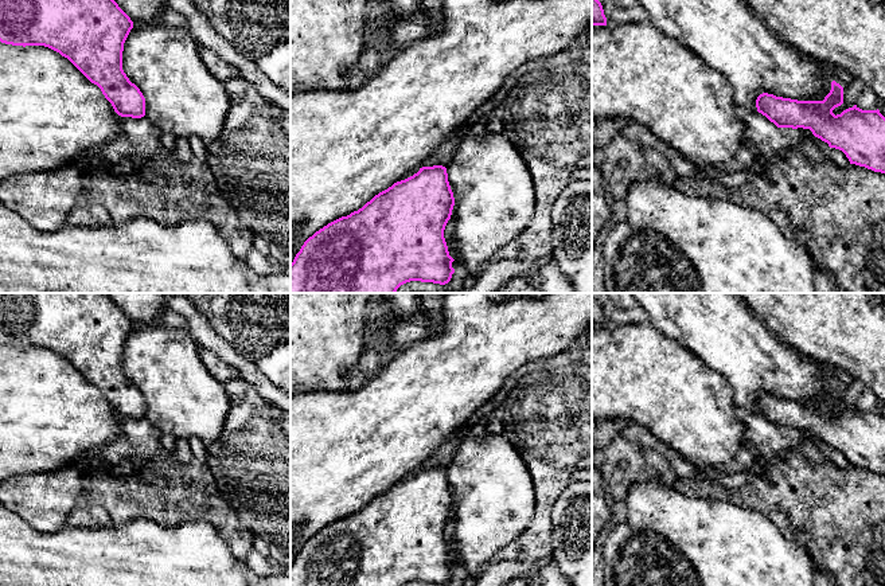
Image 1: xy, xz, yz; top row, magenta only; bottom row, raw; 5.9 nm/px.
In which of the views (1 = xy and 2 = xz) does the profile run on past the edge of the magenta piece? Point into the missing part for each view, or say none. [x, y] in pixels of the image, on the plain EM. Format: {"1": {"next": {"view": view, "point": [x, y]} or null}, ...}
{"1": {"next": null}, "2": {"next": null}}

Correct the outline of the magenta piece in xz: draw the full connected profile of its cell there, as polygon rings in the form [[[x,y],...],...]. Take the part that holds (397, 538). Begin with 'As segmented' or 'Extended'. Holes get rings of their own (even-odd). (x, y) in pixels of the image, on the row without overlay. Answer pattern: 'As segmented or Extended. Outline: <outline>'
As segmented. Outline: [[[422,468],[413,477],[375,496],[358,512],[328,524],[309,538],[291,564],[291,586],[403,586],[410,582],[445,586],[455,574],[455,560],[444,539],[453,507],[447,469]]]

